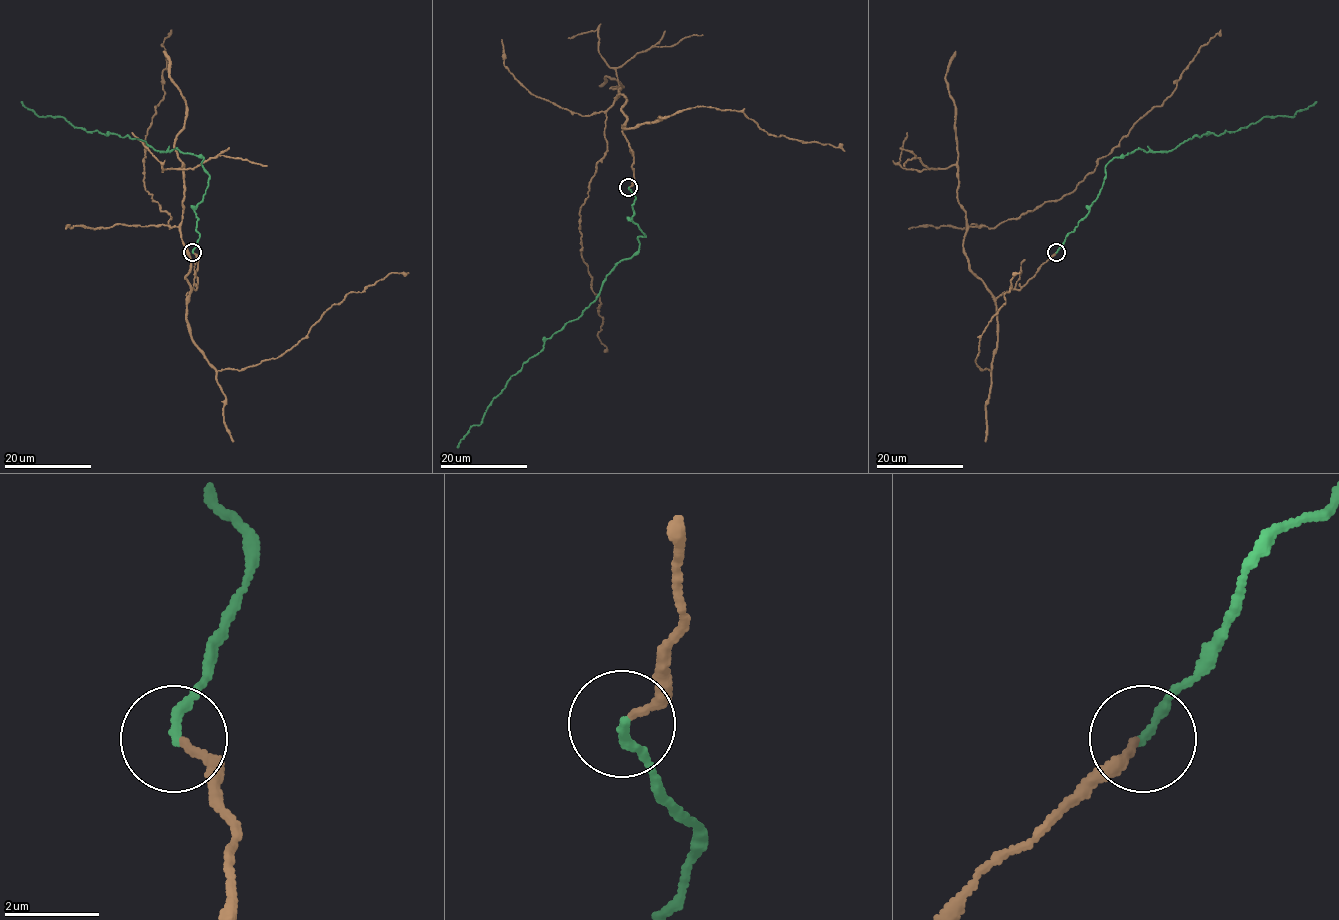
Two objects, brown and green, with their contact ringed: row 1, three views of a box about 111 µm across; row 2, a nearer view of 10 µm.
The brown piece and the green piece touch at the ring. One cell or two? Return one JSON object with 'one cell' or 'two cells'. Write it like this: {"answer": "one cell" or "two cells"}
{"answer": "one cell"}

